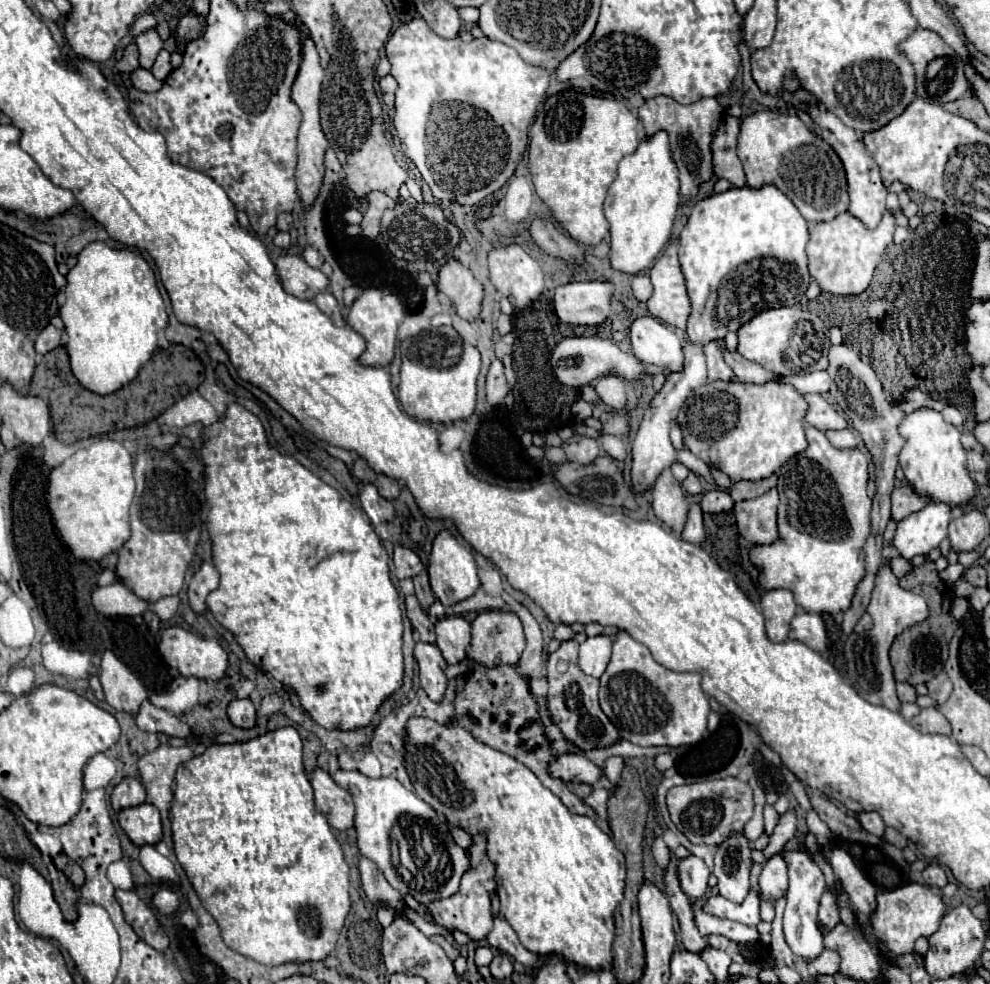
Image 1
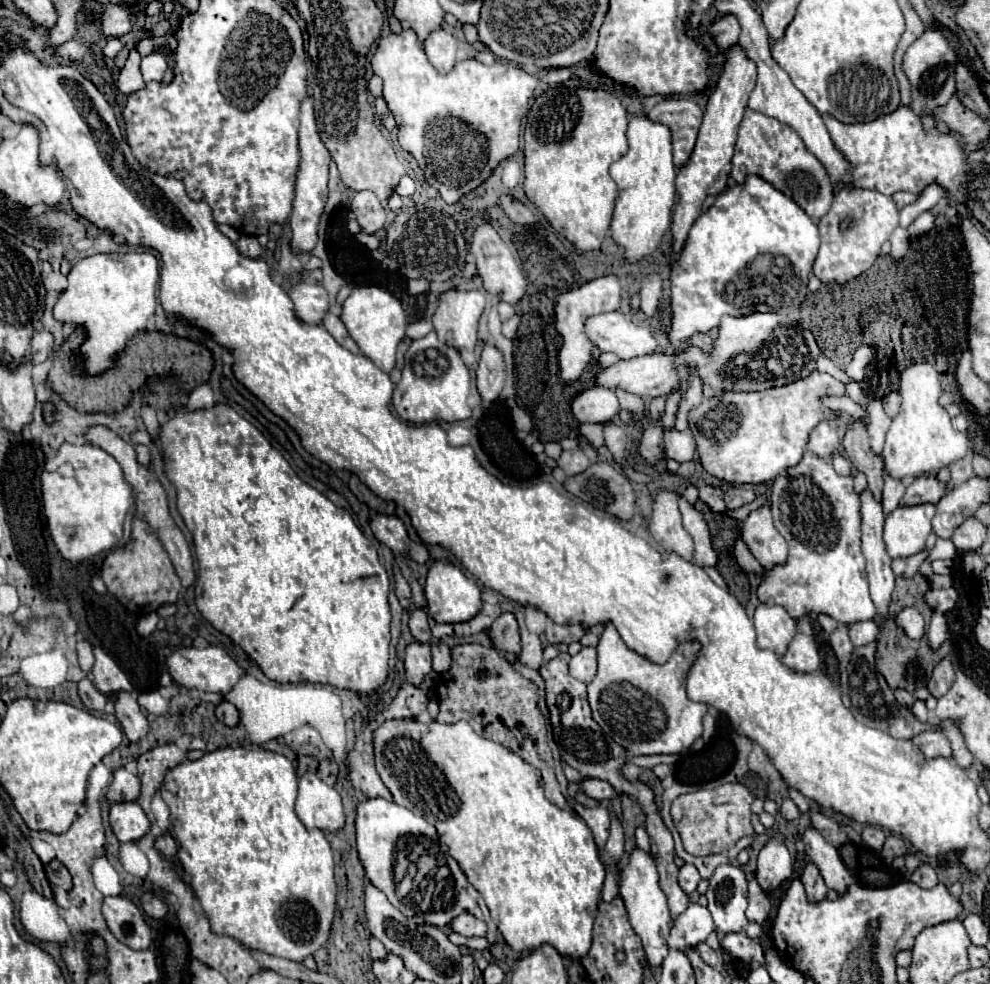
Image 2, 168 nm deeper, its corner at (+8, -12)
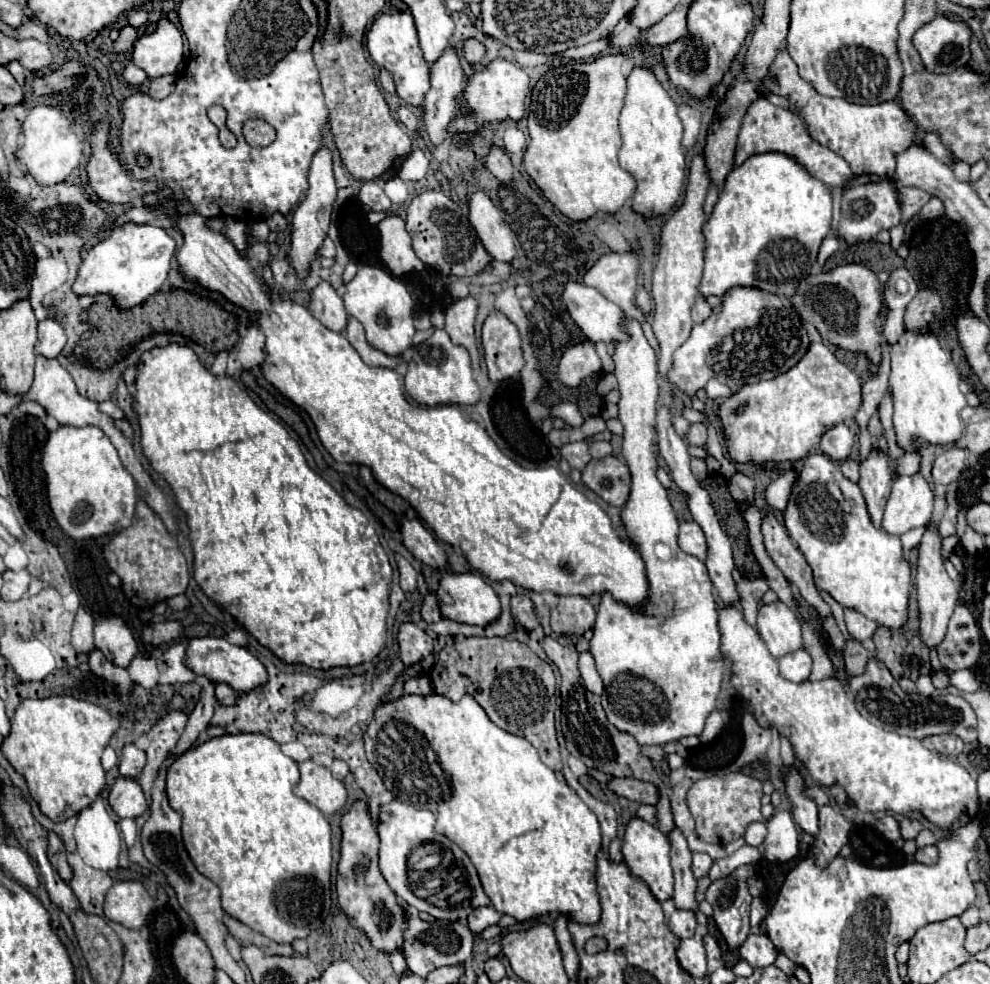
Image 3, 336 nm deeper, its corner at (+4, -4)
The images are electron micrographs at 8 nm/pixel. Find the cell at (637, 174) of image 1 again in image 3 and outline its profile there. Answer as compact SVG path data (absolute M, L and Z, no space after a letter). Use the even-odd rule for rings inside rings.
M637 65L627 77L625 105L621 111L621 137L623 147L619 151L619 163L637 179L637 191L633 199L633 211L641 215L663 215L679 199L685 181L685 153L681 147L683 125L677 115L677 103L667 89L657 81L649 67Z

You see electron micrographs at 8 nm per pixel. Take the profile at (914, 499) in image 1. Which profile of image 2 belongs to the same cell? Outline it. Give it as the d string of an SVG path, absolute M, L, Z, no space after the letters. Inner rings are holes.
M919 477L911 485L899 505L921 505L921 503L937 503L947 493L947 485L935 477Z

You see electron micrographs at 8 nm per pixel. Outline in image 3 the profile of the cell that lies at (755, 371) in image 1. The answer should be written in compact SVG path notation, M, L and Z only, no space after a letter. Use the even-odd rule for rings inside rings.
M697 297L695 305L693 305L693 309L691 309L691 315L693 315L693 321L695 321L695 323L705 321L705 319L711 315L711 307L709 307L709 303L707 303L703 297Z

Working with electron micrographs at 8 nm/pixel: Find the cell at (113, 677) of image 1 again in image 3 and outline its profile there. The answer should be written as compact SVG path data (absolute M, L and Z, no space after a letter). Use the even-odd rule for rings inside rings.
M117 615L95 619L95 647L119 667L129 667L137 653L137 641L127 623Z

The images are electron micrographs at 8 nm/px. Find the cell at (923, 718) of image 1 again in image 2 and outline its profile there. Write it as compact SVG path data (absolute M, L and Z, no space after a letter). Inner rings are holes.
M941 729L935 731L923 731L917 737L911 739L923 753L925 757L951 757L951 747L949 739Z

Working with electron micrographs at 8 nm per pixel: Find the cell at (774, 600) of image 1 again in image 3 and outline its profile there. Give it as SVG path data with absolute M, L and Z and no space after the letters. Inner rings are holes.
M781 601L761 605L757 615L757 631L775 659L803 649L801 625L795 613Z

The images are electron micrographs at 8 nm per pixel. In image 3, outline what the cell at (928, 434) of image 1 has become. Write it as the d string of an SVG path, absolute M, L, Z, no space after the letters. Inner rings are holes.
M931 329L903 331L899 341L891 345L891 377L889 387L895 403L895 433L905 451L913 451L909 437L923 439L933 445L951 445L963 431L957 431L957 409L967 405L965 395L957 385L957 367L951 353L939 345L937 335Z

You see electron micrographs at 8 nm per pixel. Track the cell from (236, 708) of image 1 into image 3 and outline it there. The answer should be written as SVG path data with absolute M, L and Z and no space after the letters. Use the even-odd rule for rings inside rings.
M217 683L215 687L215 697L221 705L233 705L237 701L237 691L233 691L229 685L225 683Z

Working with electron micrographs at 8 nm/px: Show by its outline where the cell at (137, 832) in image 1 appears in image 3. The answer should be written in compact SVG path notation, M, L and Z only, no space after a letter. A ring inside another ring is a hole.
M117 777L109 793L109 805L121 819L123 817L135 819L147 811L147 801L145 801L139 781L129 779L129 777Z

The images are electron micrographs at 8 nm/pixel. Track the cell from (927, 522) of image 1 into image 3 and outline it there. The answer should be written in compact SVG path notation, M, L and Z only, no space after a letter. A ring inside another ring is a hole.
M899 475L893 481L891 495L885 505L881 527L887 533L903 535L909 529L925 527L933 513L933 491L927 481L915 475Z

